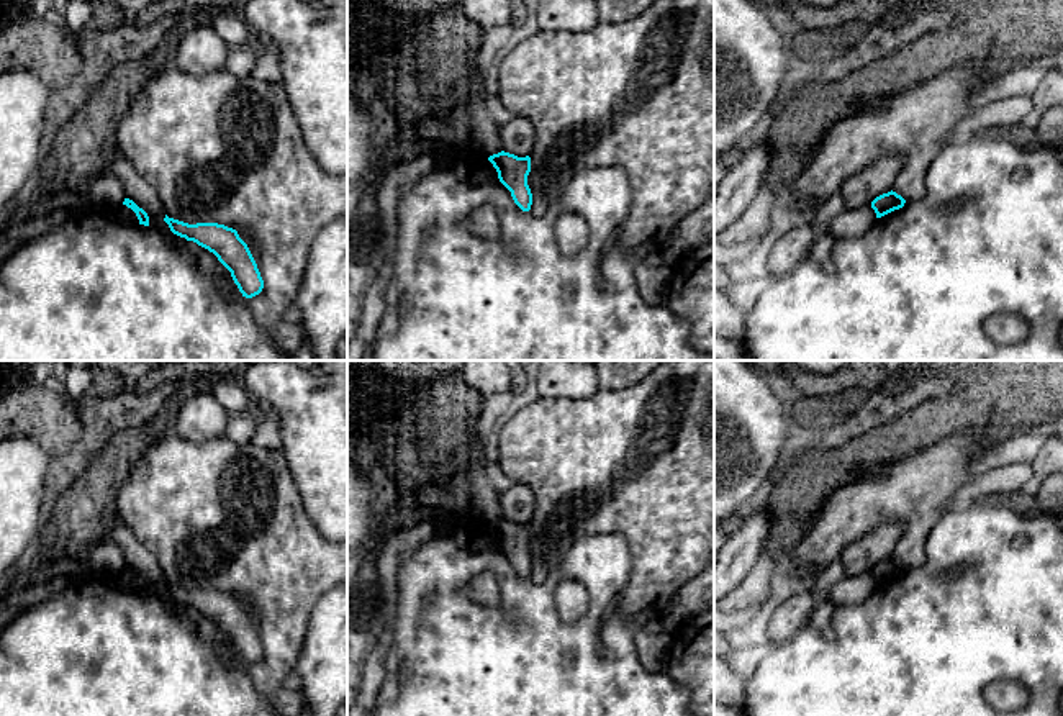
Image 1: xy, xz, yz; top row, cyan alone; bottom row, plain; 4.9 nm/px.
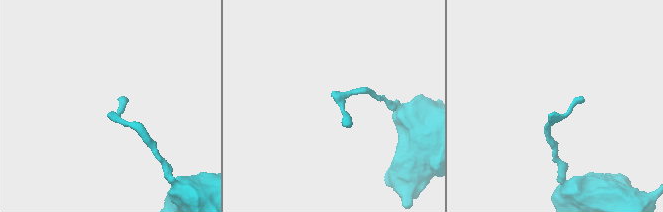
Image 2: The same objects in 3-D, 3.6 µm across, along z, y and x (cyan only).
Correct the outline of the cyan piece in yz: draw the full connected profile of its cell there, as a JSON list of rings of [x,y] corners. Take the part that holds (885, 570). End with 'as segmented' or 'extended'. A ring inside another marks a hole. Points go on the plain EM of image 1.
[[[888,559],[888,560],[883,560],[880,564],[876,564],[873,569],[871,569],[871,575],[875,577],[876,580],[876,585],[881,585],[894,577],[899,577],[902,575],[906,570],[906,567],[898,562],[896,559]]] | as segmented

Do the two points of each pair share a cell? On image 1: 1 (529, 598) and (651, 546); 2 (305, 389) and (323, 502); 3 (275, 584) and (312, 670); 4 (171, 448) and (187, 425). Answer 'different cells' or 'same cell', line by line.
1: different cells
2: same cell
3: different cells
4: different cells

